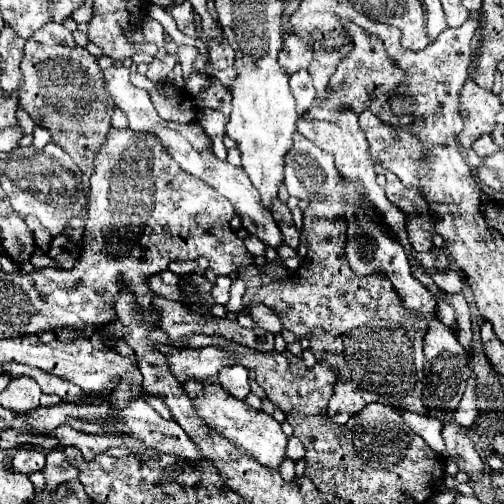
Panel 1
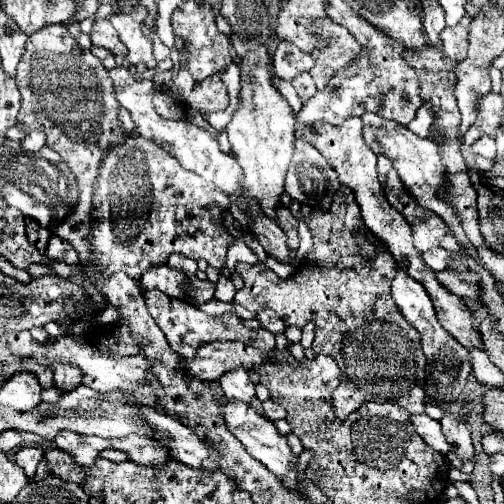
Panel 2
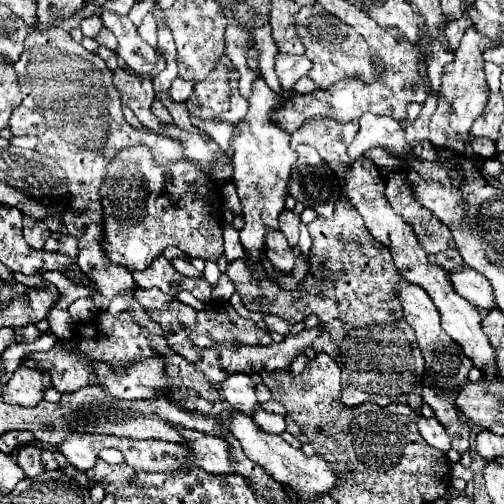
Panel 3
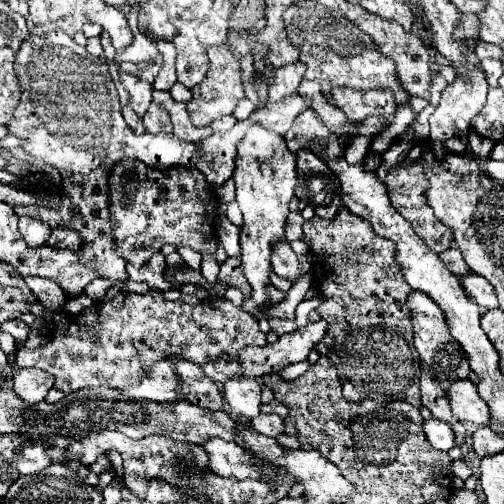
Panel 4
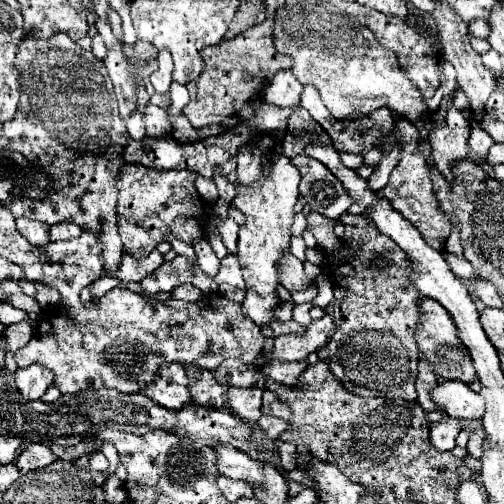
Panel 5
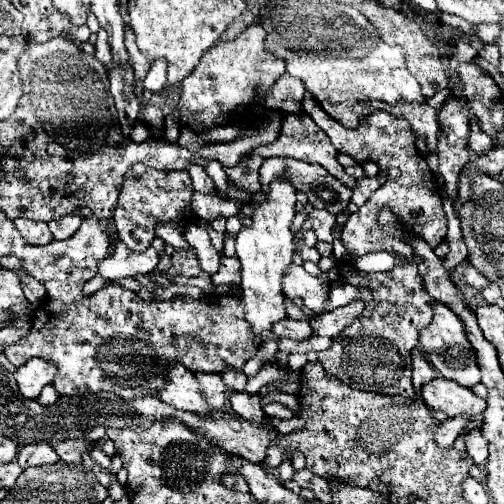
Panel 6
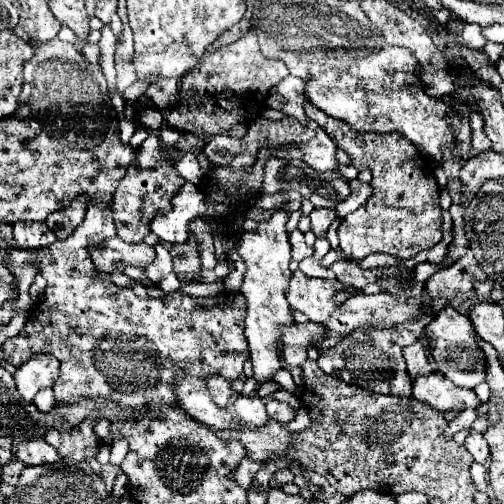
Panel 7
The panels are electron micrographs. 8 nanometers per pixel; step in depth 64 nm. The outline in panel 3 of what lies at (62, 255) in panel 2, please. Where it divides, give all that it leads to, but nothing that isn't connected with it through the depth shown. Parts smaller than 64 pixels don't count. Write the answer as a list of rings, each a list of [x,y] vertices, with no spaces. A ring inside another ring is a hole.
[[[54,232],[54,234],[48,238],[44,250],[66,254],[66,256],[70,256],[72,260],[76,260],[76,256],[78,256],[76,238],[72,238],[72,236],[64,236],[64,234],[58,234],[58,232]]]

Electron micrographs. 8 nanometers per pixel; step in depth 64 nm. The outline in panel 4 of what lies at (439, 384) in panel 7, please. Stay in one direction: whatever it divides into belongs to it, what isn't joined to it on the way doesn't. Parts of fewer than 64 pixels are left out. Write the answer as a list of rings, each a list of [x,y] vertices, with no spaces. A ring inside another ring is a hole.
[[[456,380],[456,384],[450,386],[448,392],[452,414],[460,422],[474,422],[480,426],[490,426],[492,416],[488,404],[480,398],[478,388],[470,380]]]

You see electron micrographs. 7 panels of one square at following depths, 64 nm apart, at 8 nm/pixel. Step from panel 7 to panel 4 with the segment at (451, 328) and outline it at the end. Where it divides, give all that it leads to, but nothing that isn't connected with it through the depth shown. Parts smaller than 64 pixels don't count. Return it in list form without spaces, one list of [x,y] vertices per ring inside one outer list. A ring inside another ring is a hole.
[[[410,290],[408,306],[410,306],[410,316],[412,316],[412,326],[414,326],[414,346],[420,352],[426,372],[432,374],[432,378],[436,378],[436,380],[448,380],[448,382],[468,378],[470,366],[464,356],[464,350],[460,348],[460,344],[456,340],[452,340],[446,320],[444,320],[444,312],[434,304],[434,300],[428,298],[420,290]]]

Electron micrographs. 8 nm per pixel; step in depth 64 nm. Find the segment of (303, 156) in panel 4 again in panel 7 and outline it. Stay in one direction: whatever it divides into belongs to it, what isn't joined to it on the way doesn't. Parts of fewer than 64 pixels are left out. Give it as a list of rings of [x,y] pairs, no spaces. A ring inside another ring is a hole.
[[[270,158],[264,166],[264,194],[276,194],[280,190],[298,190],[304,198],[308,198],[314,208],[336,208],[338,202],[346,200],[350,194],[348,180],[338,172],[316,172],[302,160],[278,160]]]

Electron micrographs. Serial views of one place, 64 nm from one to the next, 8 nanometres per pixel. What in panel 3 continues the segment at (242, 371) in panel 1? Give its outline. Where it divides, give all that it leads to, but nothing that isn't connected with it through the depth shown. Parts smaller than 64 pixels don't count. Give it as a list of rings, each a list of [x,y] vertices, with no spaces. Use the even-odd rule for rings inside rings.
[[[234,373],[222,382],[219,390],[222,392],[224,403],[228,403],[232,408],[240,408],[242,412],[254,414],[254,406],[258,402],[256,386],[249,375]]]

